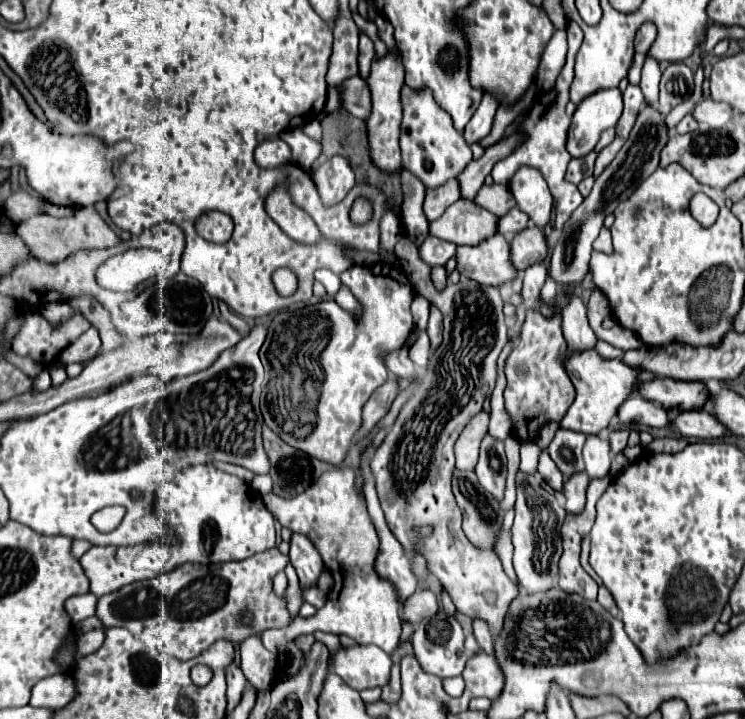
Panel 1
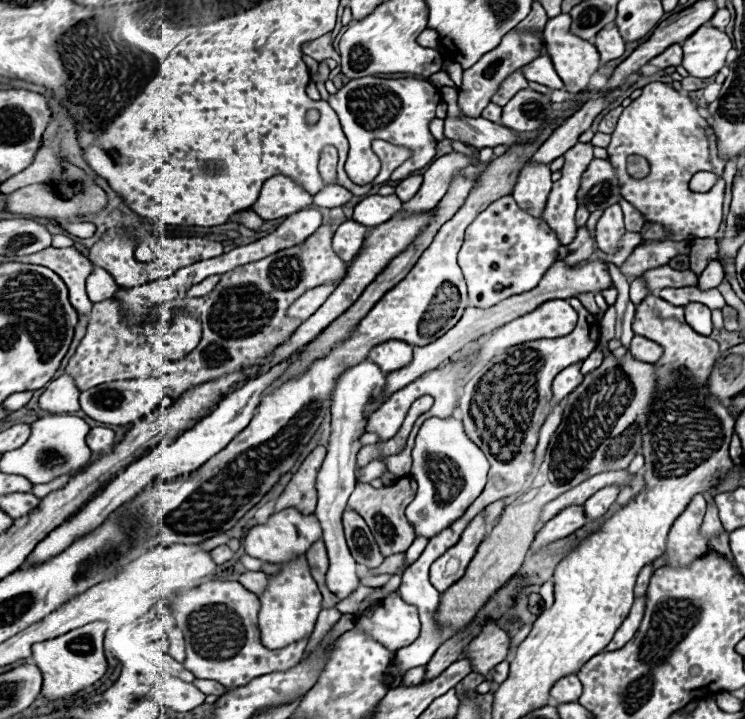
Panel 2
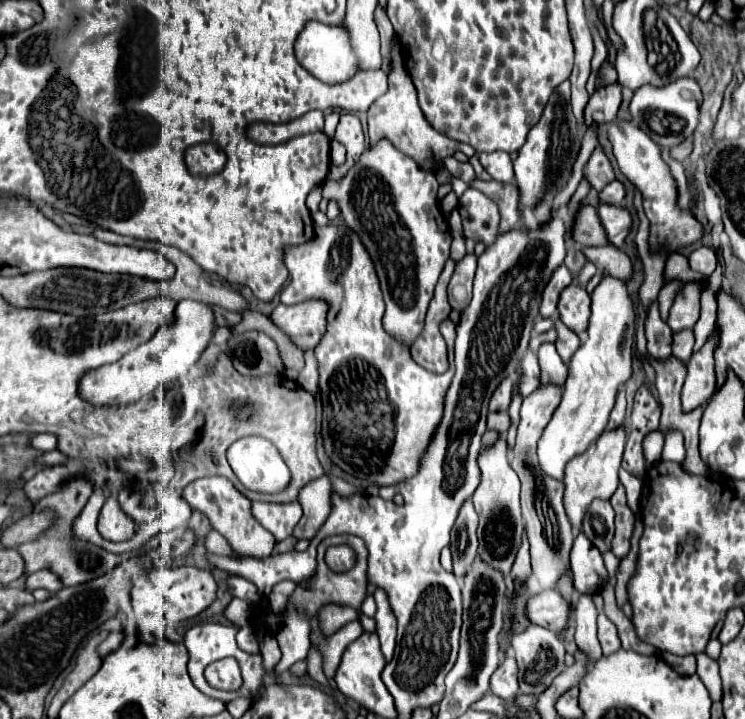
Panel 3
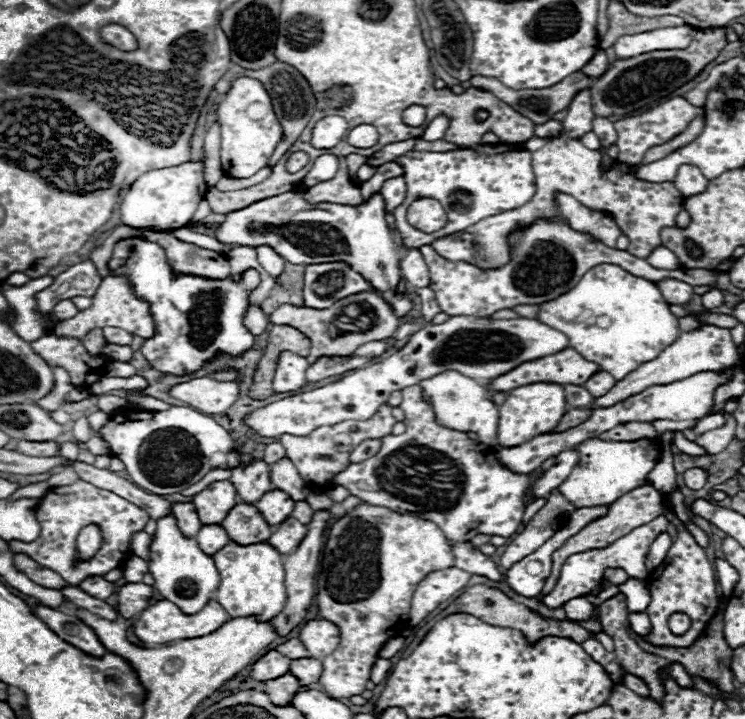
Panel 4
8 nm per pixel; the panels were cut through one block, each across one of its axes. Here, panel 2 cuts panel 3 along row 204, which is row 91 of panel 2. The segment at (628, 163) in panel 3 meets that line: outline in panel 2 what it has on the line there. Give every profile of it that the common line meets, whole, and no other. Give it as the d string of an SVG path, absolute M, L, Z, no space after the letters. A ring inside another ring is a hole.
M652 82L652 84L644 86L642 96L636 98L628 108L624 108L624 112L618 118L616 130L612 132L612 140L608 146L608 154L610 154L610 162L614 166L614 172L618 176L618 182L622 182L620 194L644 216L646 222L662 224L664 230L670 234L670 236L666 236L666 240L682 242L682 240L690 240L690 238L714 238L720 222L724 220L722 206L724 206L726 182L722 178L708 192L692 192L688 188L688 182L696 172L715 168L715 172L720 174L725 168L725 164L721 164L722 160L718 155L716 137L709 136L709 140L710 142L708 142L708 134L706 134L706 120L698 114L696 104L688 96L682 96L678 90L674 90L672 86L662 84L662 82ZM630 154L644 156L650 162L650 174L646 178L634 180L626 174L626 158Z

